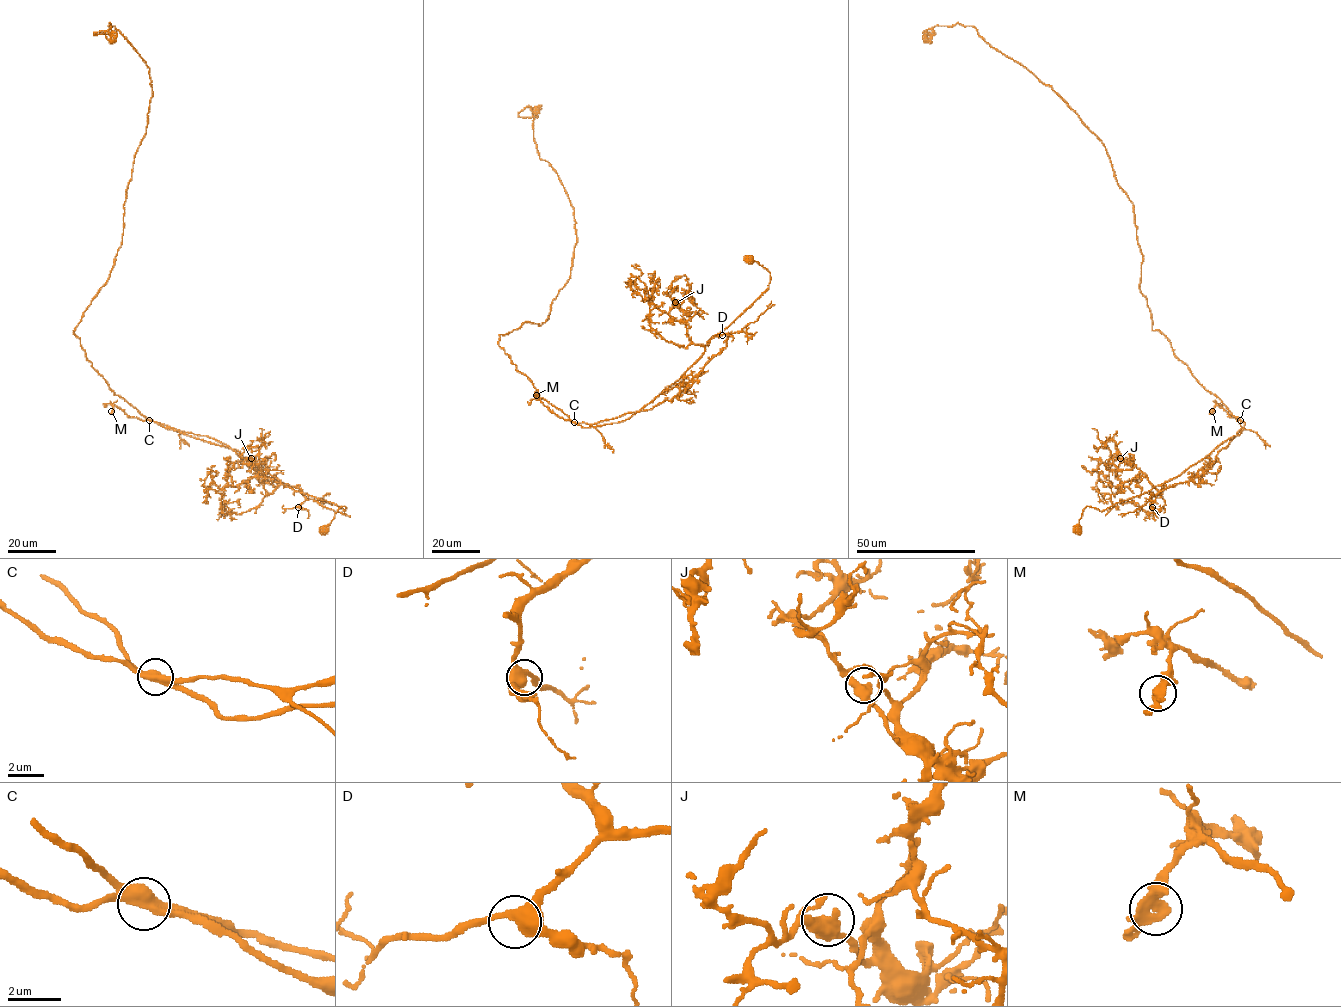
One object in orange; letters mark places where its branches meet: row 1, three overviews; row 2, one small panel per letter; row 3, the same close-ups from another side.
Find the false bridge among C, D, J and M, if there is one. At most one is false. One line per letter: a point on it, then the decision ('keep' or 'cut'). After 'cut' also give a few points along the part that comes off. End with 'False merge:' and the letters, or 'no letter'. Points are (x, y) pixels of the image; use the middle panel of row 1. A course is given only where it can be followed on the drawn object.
C: at (574, 422); cut; foreign part runs (574, 422), (595, 424), (651, 409), (665, 398), (672, 400), (725, 346), (732, 333), (755, 321), (775, 304)
D: at (722, 335); keep
J: at (675, 302); keep
M: at (536, 395); keep
False merge: C

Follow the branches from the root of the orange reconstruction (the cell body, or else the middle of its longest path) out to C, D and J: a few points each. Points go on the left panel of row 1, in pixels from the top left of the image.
C: (325, 530), (334, 513), (344, 506), (344, 511), (333, 503), (285, 486), (261, 467), (215, 439), (149, 420)
D: (325, 530), (344, 506), (285, 486), (215, 439), (153, 421), (237, 450), (266, 476), (298, 487), (298, 507)
J: (325, 530), (334, 513), (344, 506), (344, 511), (282, 484), (269, 494), (261, 469), (251, 458)

